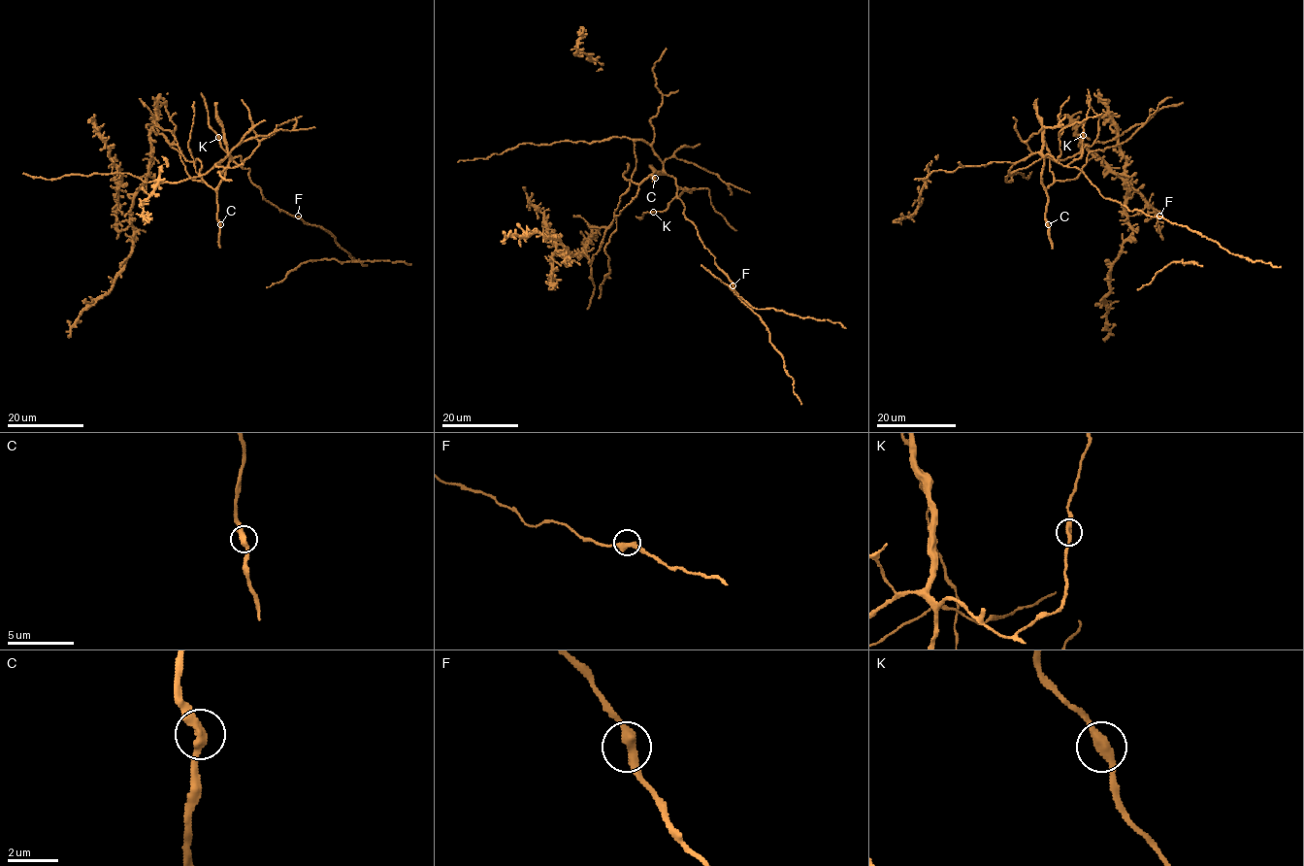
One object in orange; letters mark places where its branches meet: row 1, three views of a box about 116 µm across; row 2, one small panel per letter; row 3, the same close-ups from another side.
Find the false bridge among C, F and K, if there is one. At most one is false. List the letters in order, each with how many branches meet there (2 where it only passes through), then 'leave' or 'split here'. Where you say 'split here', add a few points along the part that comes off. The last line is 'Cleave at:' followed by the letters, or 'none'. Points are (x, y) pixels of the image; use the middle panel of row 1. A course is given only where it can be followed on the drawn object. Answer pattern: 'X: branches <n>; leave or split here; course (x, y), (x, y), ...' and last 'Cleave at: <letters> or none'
C: branches 2; leave
F: branches 2; leave
K: branches 2; leave
Cleave at: none

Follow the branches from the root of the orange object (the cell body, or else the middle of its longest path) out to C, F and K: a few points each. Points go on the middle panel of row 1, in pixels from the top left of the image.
C: (634, 183), (639, 184), (649, 176), (655, 178)
F: (634, 183), (639, 184), (655, 172), (675, 180), (685, 216), (696, 227), (699, 239), (733, 285)
K: (634, 183), (639, 184), (655, 172), (675, 180), (676, 196), (665, 210), (653, 212)

